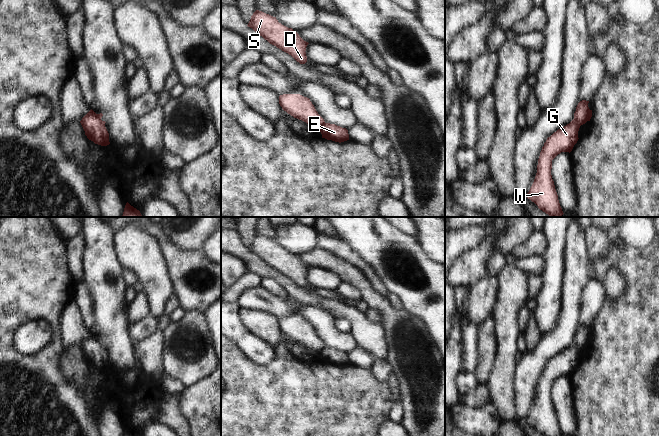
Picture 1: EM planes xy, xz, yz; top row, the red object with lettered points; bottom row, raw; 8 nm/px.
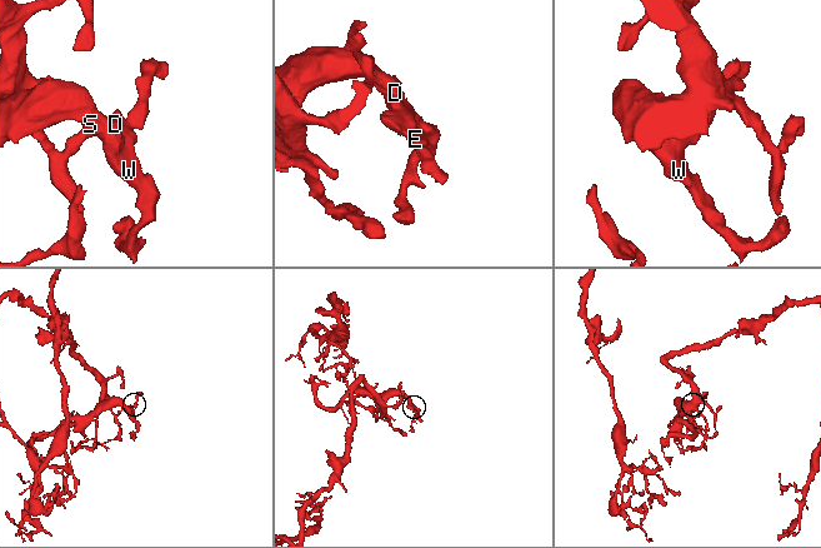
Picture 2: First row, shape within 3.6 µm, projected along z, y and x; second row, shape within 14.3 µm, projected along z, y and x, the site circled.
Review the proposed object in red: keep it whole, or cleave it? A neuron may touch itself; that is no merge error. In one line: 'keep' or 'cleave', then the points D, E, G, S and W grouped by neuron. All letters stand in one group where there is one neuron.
cleave | D G S W / E

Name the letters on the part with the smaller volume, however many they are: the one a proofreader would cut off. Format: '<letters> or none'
E

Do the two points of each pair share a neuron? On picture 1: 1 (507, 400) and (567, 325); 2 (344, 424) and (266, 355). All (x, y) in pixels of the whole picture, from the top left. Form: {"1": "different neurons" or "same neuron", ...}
{"1": "different neurons", "2": "different neurons"}

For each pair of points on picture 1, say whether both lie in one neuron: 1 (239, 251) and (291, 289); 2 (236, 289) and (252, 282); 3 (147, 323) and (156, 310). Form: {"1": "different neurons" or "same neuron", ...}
{"1": "same neuron", "2": "same neuron", "3": "different neurons"}

